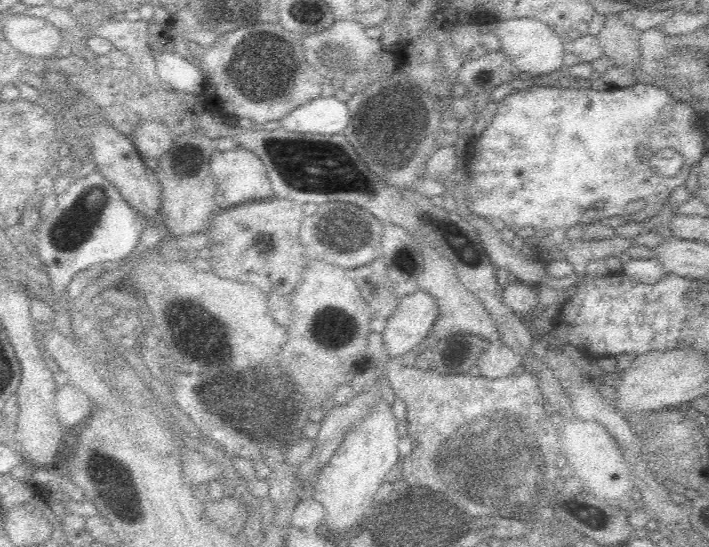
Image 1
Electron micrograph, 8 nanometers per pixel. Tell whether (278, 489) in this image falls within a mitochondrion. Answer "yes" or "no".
no

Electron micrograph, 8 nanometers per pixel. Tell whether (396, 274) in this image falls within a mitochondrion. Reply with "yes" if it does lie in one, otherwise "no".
no

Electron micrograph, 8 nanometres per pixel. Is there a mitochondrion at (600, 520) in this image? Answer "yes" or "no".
no

